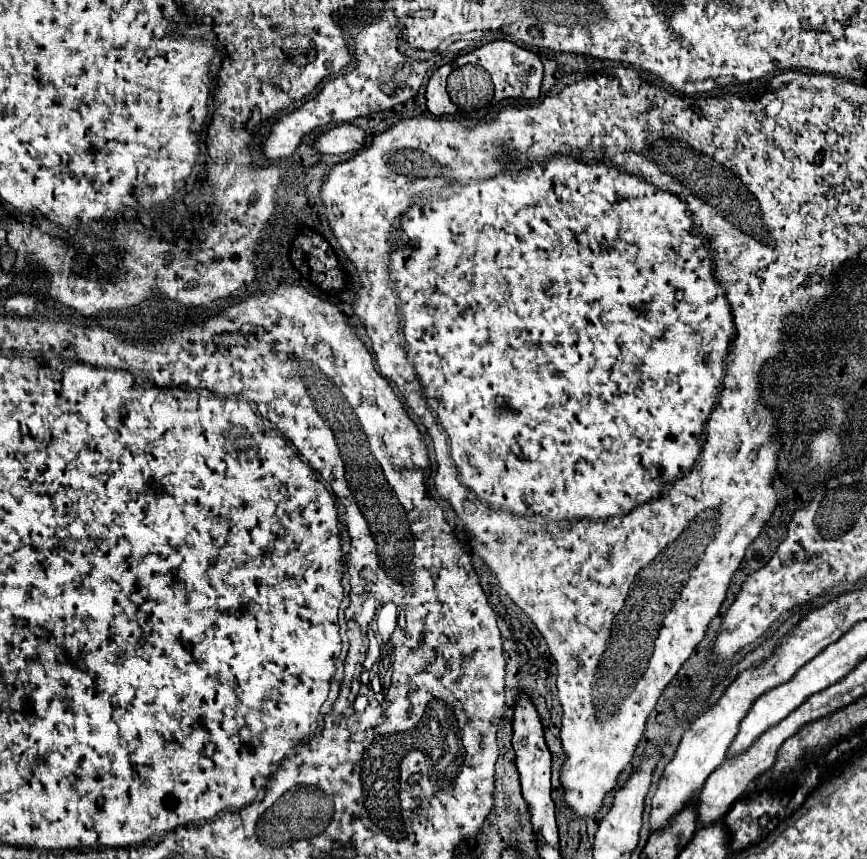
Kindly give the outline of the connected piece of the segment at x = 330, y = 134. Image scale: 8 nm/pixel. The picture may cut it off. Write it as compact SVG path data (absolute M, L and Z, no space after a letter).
M342 124L316 136L312 146L320 154L346 154L346 152L358 152L364 146L364 138L366 134L362 128L354 124Z

